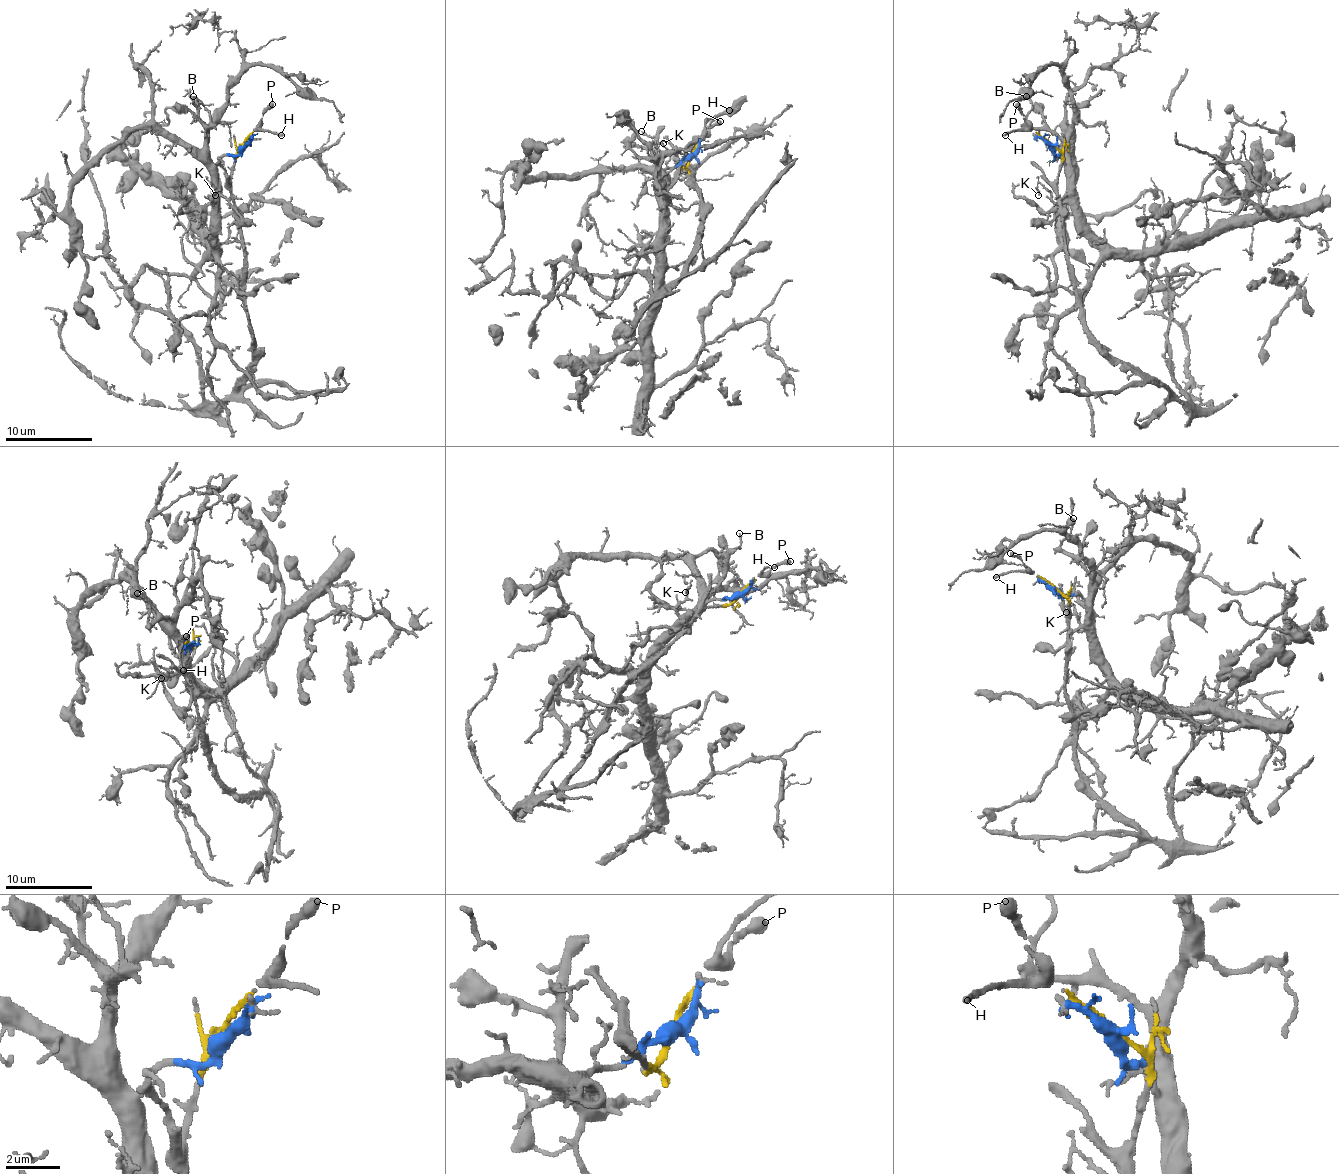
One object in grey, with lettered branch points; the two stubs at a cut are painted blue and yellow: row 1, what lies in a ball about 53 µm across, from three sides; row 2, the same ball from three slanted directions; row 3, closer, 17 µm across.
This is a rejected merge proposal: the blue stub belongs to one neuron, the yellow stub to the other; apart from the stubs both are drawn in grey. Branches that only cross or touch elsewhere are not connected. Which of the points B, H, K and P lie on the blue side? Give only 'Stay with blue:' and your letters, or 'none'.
Stay with blue: B, K

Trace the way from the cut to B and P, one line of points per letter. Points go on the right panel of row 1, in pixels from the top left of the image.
B: (1052, 146), (1065, 164), (1063, 142), (1050, 131), (1032, 129), (1026, 123), (1026, 114), (1032, 105), (1026, 97)
P: (1052, 144), (1032, 129), (1017, 103)

